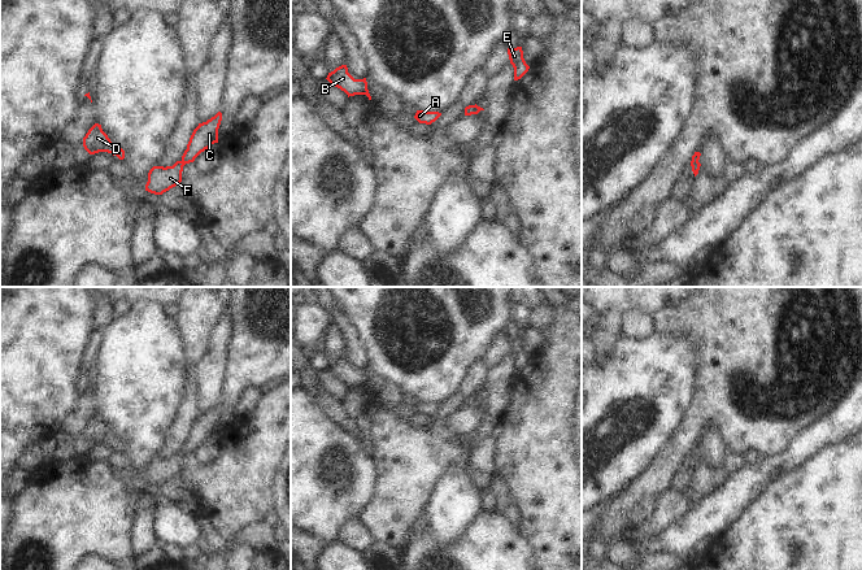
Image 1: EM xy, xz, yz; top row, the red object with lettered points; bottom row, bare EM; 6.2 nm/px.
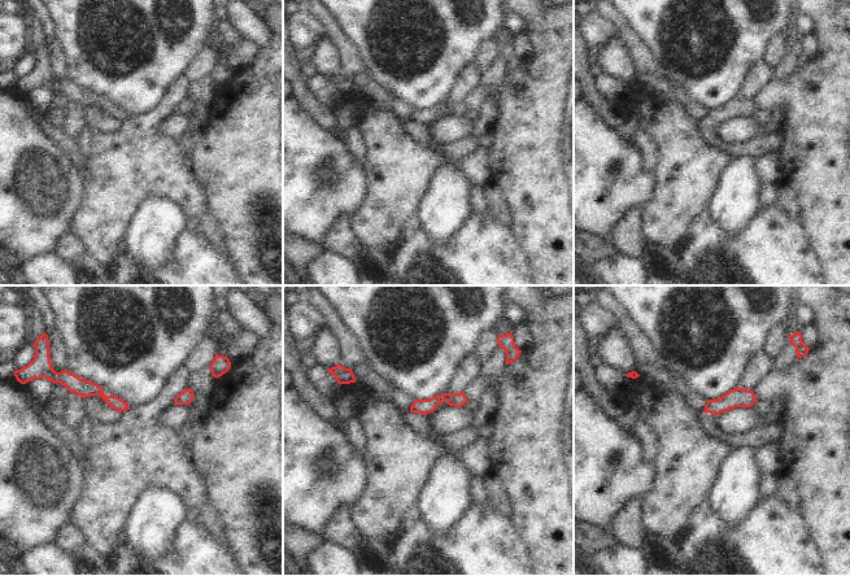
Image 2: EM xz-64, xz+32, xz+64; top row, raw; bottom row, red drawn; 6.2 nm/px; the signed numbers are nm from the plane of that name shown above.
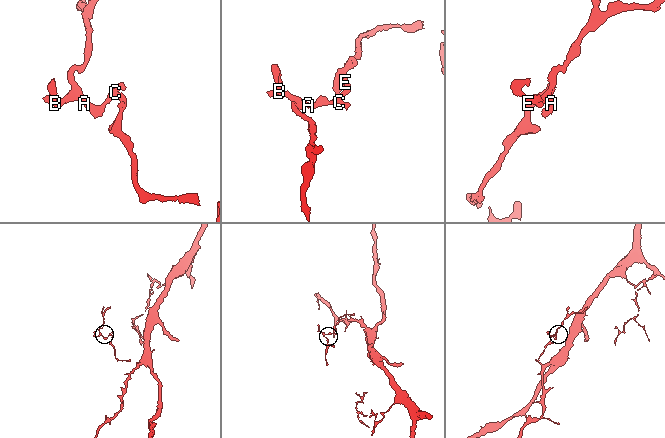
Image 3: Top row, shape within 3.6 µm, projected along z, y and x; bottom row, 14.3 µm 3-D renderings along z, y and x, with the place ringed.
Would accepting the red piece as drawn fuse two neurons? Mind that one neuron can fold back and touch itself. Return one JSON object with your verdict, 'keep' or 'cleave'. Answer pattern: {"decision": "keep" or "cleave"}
{"decision": "keep"}

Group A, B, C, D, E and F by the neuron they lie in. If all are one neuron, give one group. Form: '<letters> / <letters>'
A B C D E F

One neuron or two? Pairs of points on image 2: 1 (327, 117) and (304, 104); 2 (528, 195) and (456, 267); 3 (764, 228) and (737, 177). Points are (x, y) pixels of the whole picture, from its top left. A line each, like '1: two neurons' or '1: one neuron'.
1: one neuron
2: two neurons
3: two neurons

